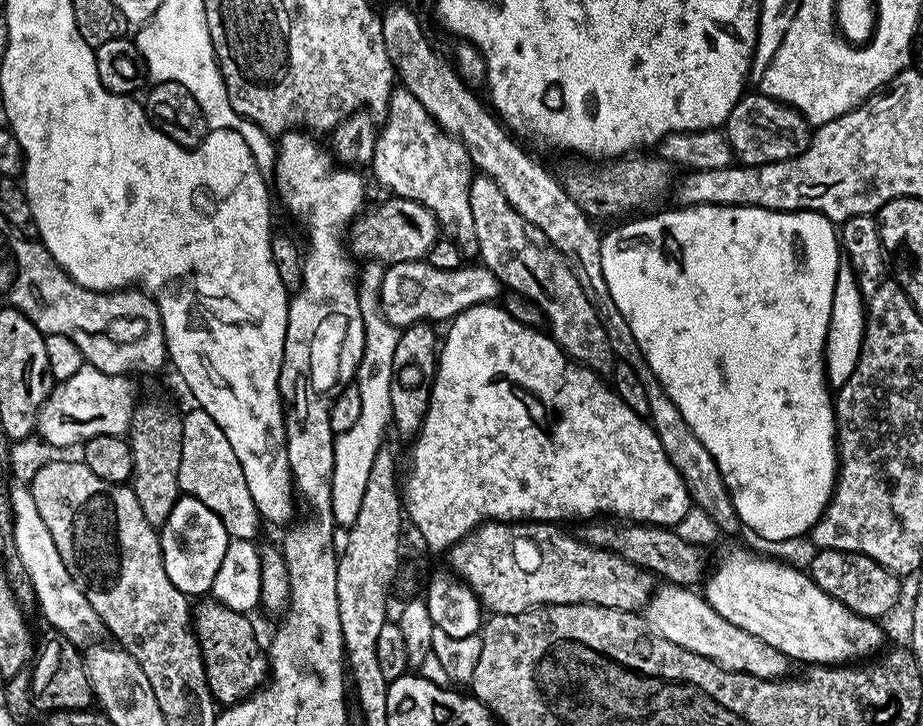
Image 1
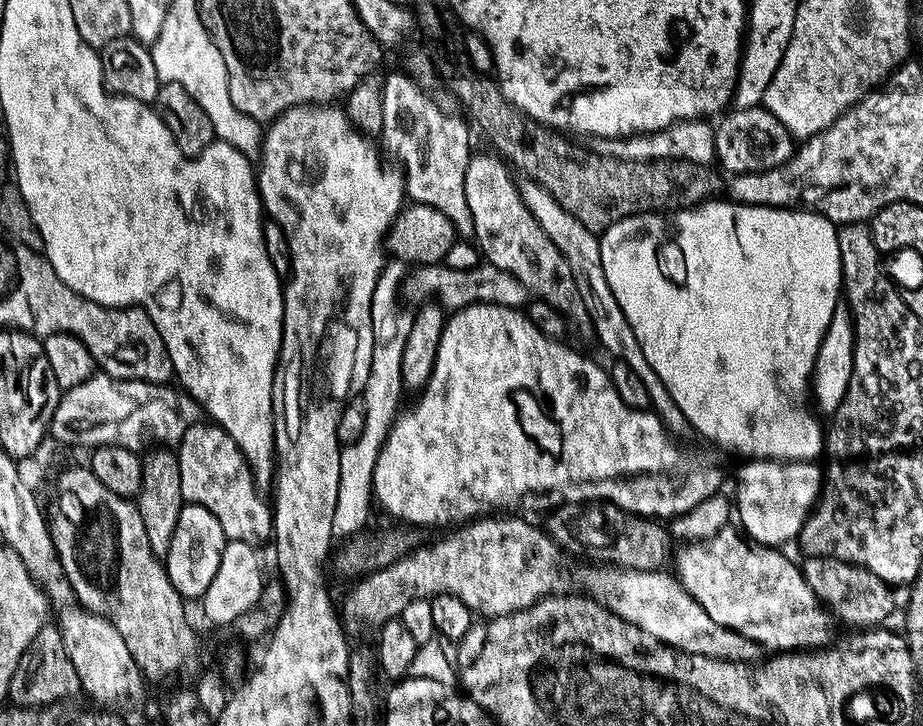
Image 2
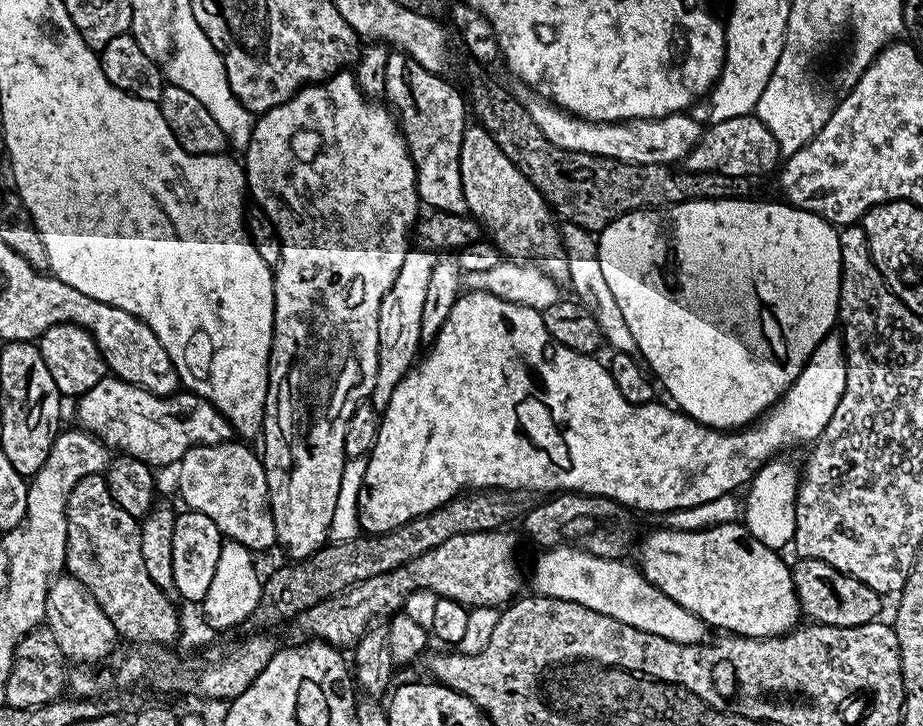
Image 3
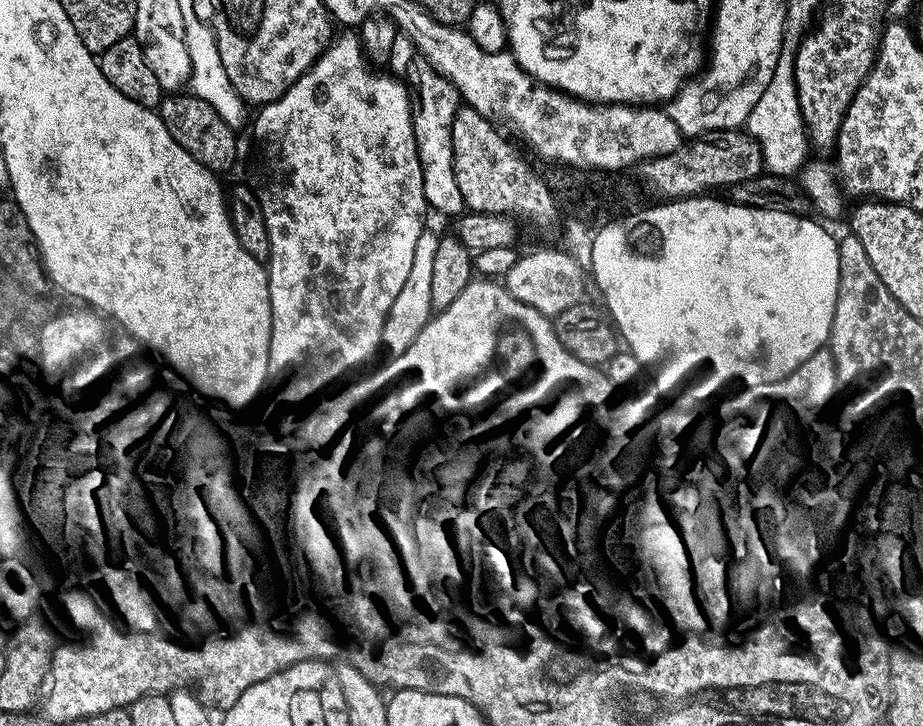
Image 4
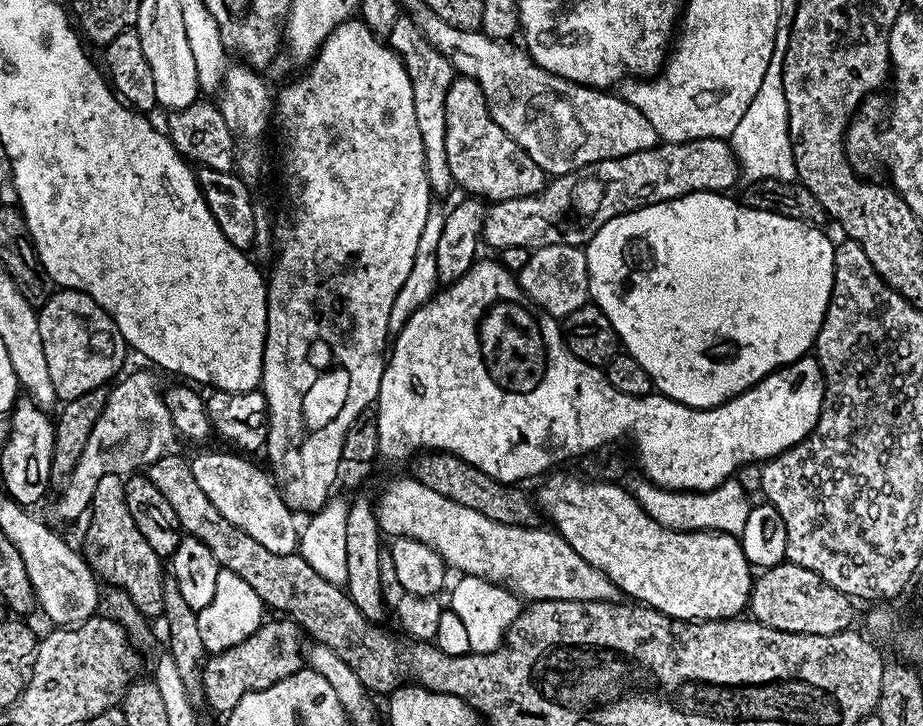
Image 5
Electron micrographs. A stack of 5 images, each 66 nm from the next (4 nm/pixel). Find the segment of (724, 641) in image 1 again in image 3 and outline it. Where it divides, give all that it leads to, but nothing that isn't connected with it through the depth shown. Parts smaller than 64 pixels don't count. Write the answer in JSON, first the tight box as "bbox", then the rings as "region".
{"bbox":[532,546,710,643],"region":[[[573,546],[553,547],[543,555],[532,576],[532,584],[536,587],[533,589],[539,595],[578,602],[578,606],[586,606],[598,614],[606,614],[618,622],[626,622],[626,626],[634,626],[670,642],[705,643],[707,636],[704,635],[710,632],[709,625],[690,614],[690,610],[678,606],[674,598],[662,594],[662,590],[651,584],[637,565],[635,568],[623,559],[607,560]]]}

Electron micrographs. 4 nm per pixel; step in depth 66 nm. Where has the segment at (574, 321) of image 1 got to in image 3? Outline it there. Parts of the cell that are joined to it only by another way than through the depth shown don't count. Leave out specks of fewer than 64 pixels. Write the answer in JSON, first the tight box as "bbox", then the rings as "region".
{"bbox":[460,126,565,270],"region":[[[472,126],[465,127],[464,137],[462,138],[462,154],[460,155],[460,169],[462,170],[462,190],[466,194],[466,206],[468,207],[468,212],[470,213],[473,220],[477,220],[477,222],[480,223],[481,229],[488,231],[489,228],[489,230],[492,231],[492,233],[490,233],[490,239],[492,243],[495,244],[496,249],[500,251],[501,257],[507,258],[509,261],[519,262],[544,262],[542,260],[548,260],[549,265],[547,264],[547,267],[552,270],[555,270],[554,268],[559,268],[560,270],[565,267],[564,243],[561,240],[561,229],[557,227],[556,224],[555,226],[552,225],[552,220],[554,221],[554,213],[552,209],[548,207],[548,203],[545,202],[545,200],[542,198],[542,194],[540,193],[540,191],[536,189],[536,187],[534,187],[534,185],[530,183],[530,181],[528,181],[528,179],[526,178],[526,174],[522,174],[522,170],[518,170],[518,166],[514,166],[514,162],[510,162],[510,158],[506,158],[506,154],[502,154],[502,150],[498,150],[498,142],[494,142],[494,138],[490,138],[490,134],[484,128],[481,128],[479,126],[473,126],[473,128]]]}

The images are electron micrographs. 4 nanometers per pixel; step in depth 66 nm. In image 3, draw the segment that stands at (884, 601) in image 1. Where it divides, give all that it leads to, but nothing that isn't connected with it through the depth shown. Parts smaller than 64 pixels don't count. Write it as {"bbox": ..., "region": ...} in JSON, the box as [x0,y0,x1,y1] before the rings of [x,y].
{"bbox":[791,558,881,628],"region":[[[800,558],[795,562],[797,564],[791,565],[792,581],[796,583],[796,597],[800,600],[800,611],[809,621],[849,628],[869,624],[871,620],[881,615],[881,593],[866,586],[866,582],[854,578],[848,572],[834,570],[834,566],[821,560]]]}

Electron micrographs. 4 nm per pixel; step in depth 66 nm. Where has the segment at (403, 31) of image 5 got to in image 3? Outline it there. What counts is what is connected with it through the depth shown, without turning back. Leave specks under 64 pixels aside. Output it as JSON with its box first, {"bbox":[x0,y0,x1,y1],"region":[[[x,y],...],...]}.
{"bbox":[384,50,468,216],"region":[[[392,50],[386,62],[384,96],[391,111],[398,117],[408,153],[416,164],[416,189],[421,201],[427,207],[429,204],[429,209],[463,216],[468,212],[460,169],[466,127],[466,96],[461,89],[460,93],[450,81],[444,79],[448,78],[426,70],[426,66],[418,66],[418,62],[404,52]]]}

